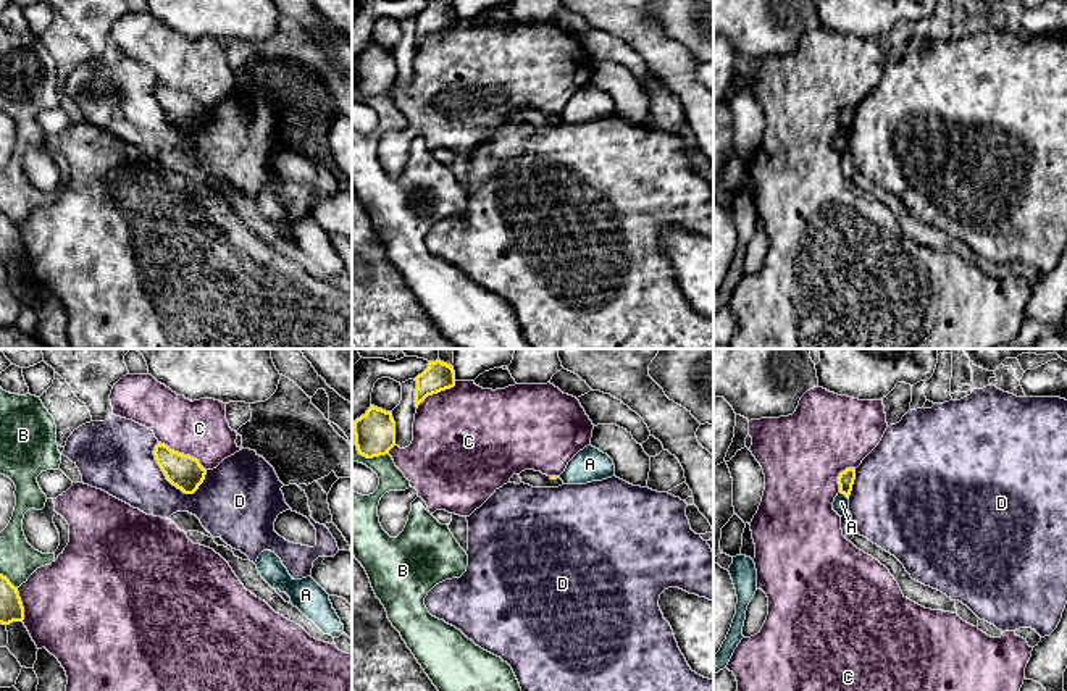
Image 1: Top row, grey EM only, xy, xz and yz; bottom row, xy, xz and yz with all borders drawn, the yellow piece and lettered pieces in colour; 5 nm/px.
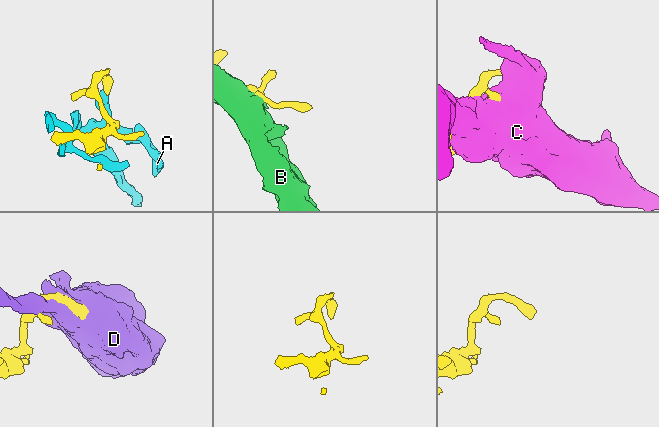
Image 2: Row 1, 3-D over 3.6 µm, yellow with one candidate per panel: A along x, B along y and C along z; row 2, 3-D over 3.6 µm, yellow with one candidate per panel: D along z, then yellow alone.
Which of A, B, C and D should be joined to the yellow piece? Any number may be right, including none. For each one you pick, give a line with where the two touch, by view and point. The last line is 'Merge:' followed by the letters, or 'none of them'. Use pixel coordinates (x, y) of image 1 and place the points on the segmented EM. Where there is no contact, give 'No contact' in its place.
Merge: none of them

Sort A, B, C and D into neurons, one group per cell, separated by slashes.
A / B / C / D

